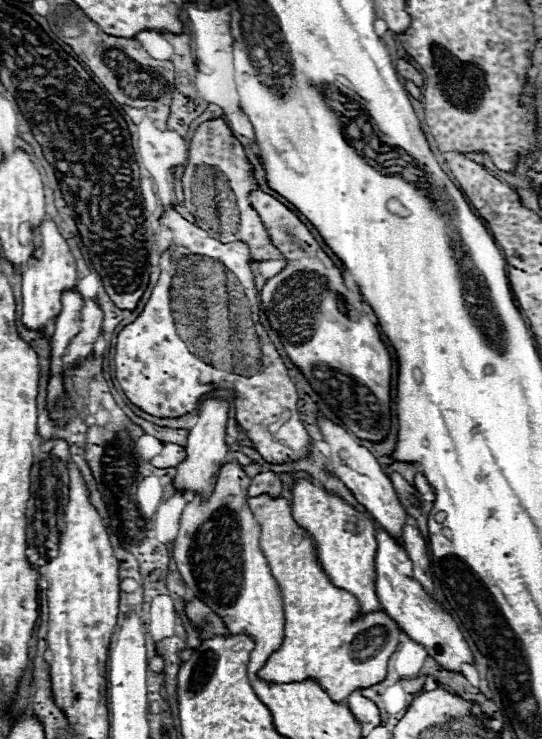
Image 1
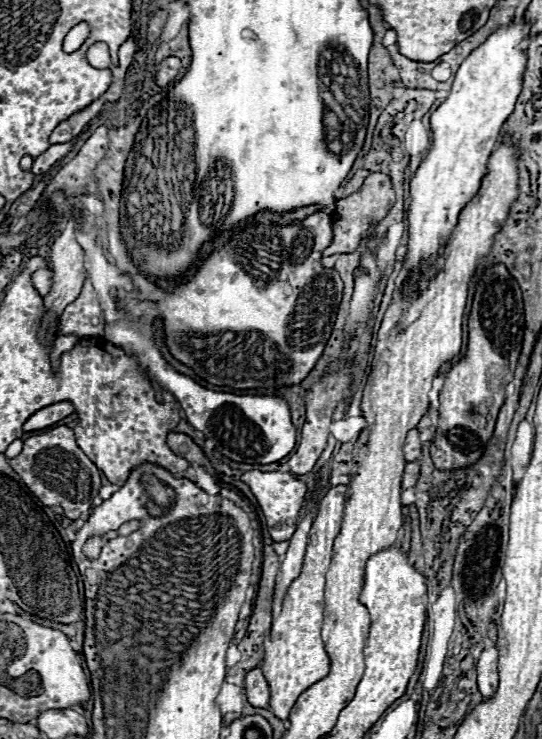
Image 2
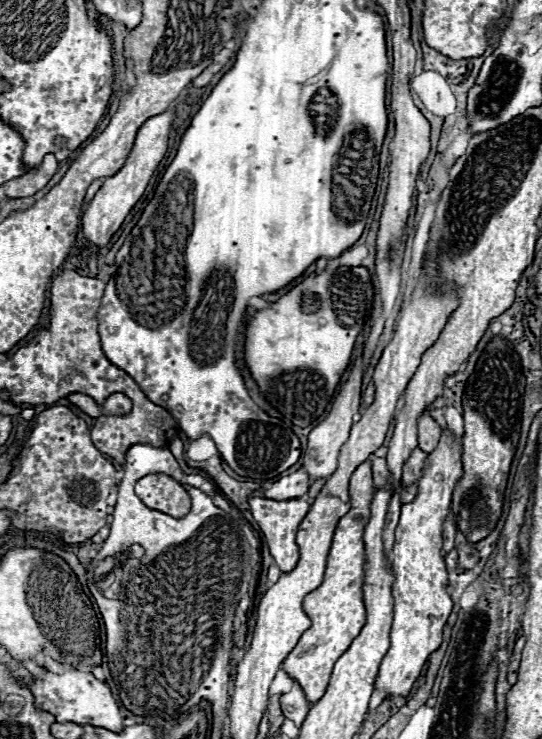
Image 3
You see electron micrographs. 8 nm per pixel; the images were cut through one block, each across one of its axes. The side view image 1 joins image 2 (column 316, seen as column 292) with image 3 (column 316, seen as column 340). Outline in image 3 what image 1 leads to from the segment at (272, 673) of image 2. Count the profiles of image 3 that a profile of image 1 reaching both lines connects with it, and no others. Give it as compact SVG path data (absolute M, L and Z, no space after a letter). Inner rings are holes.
M362 462L350 478L350 512L340 518L334 532L328 566L322 586L304 598L304 610L312 620L312 626L300 636L296 648L282 662L286 670L304 690L306 698L314 704L326 692L326 682L330 680L330 670L334 662L350 648L350 642L360 634L366 624L364 608L364 576L366 576L366 550L364 550L364 528L370 520L370 504L374 498L372 482L372 462Z

